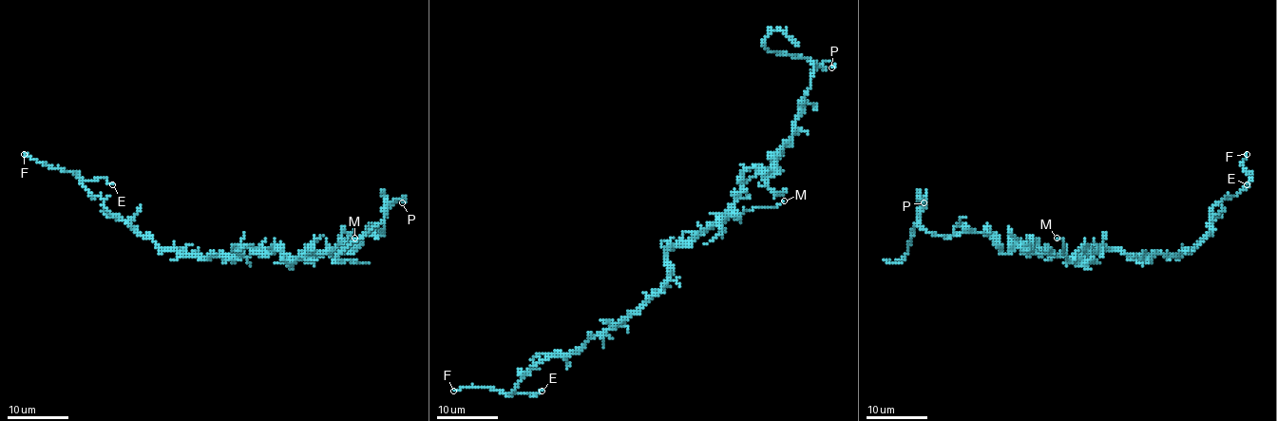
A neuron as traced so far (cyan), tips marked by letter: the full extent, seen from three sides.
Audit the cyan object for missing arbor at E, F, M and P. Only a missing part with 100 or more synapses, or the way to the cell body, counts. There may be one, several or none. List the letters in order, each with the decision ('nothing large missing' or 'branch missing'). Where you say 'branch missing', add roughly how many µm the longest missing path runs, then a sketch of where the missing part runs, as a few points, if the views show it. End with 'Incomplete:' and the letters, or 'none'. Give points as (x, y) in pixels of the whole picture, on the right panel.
E: nothing large missing
F: nothing large missing
M: nothing large missing
P: nothing large missing
Incomplete: none

